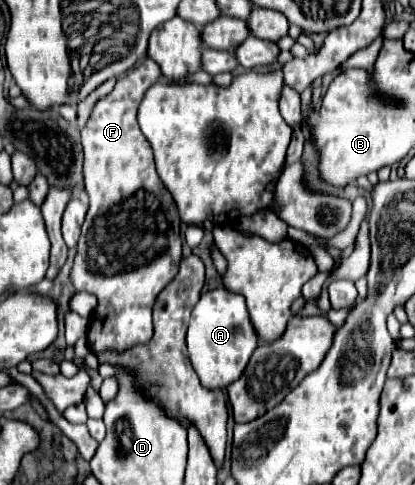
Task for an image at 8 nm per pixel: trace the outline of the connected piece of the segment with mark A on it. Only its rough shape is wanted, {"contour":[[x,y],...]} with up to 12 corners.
{"contour":[[203,293],[187,347],[205,389],[225,389],[257,349],[243,297]]}

